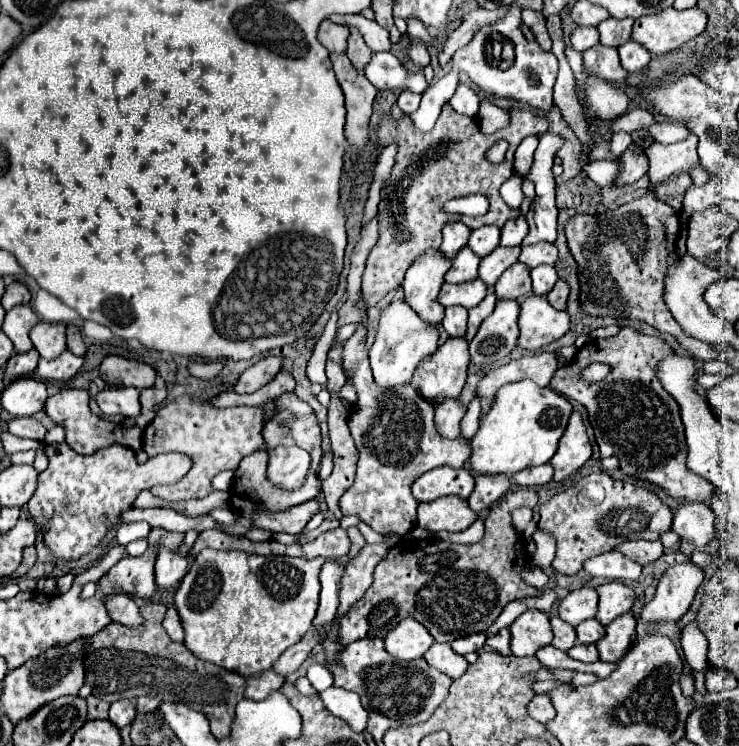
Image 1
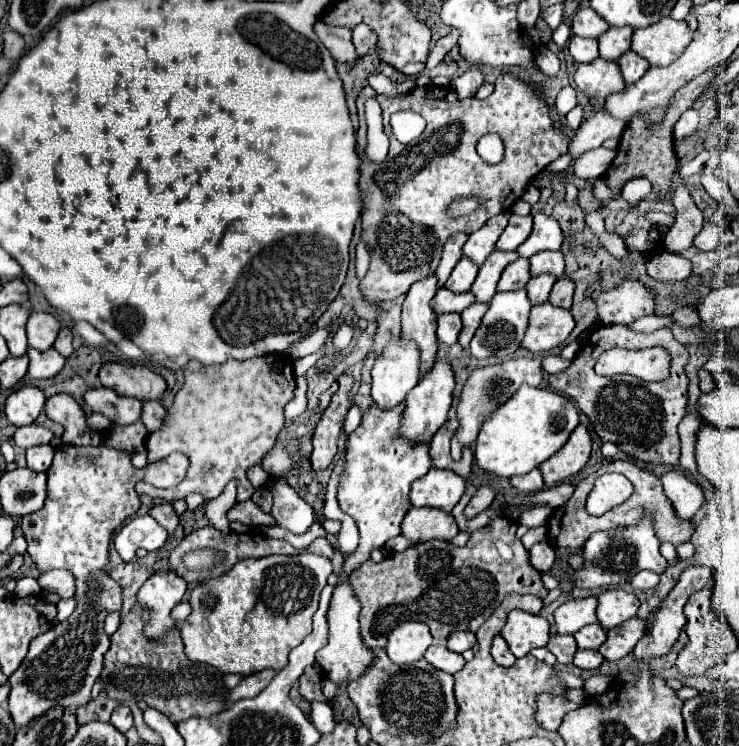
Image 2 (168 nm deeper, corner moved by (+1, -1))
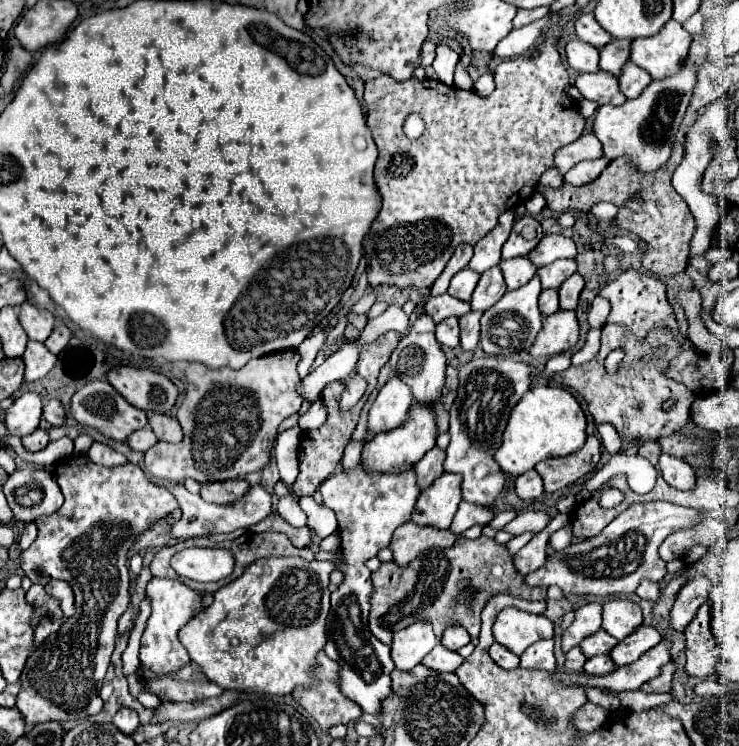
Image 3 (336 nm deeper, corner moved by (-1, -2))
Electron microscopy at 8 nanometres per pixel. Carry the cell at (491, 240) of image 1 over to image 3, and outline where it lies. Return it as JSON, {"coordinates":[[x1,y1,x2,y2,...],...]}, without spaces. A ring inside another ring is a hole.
{"coordinates":[[511,210,503,212,499,216,499,222,497,226,477,242,475,246,475,254,469,262,469,268,477,274,483,274,485,270,497,266,501,262,501,248,503,244,507,242,509,234,511,234,511,228,513,228,513,220,515,220,515,214]]}

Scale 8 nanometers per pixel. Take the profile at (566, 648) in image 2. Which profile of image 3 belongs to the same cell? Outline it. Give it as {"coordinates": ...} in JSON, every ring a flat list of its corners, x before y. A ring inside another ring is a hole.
{"coordinates":[[575,646,573,650,569,650,567,654,565,654,565,668,567,670,571,670,571,672,583,672,583,664,585,664,585,654,581,652,581,648,579,646]]}

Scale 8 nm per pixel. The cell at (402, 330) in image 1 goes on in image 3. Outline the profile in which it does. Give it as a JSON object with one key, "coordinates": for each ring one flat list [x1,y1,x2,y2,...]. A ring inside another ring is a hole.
{"coordinates":[[391,376,389,382,379,390,369,410,369,432,381,434,399,428,409,418,411,404,413,396,409,386,405,386,397,376]]}

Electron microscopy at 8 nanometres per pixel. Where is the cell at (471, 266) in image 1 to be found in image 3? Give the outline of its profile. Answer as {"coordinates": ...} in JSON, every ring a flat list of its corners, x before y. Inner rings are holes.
{"coordinates":[[465,268,465,270,457,272,457,274,451,278,451,286,449,286,447,294,455,296,455,298,459,298,459,300,469,302,469,300,471,300,471,294,473,294,473,290,475,290,475,286,477,286,477,282,479,282,479,274,475,274,473,270]]}

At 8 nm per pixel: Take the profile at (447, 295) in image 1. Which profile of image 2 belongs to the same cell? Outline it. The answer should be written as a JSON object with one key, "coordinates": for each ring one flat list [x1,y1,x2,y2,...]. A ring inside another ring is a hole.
{"coordinates":[[441,287,437,291,437,295,433,297,433,303,431,305,433,305,435,313,441,315,441,313,461,313,473,301,475,301,475,295,471,291,467,291,467,293,453,293,453,291]]}

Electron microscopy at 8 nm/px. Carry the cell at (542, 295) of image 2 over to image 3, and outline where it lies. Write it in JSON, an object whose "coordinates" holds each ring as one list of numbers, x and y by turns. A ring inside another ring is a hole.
{"coordinates":[[543,290,541,296,539,296,539,310,549,316,549,314,555,314,559,310,559,296,557,296,557,290]]}

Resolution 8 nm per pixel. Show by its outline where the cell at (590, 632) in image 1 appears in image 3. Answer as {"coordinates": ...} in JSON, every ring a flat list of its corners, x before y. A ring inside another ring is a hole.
{"coordinates":[[599,630,599,632,595,632,593,636,589,636,589,638,585,638,585,640,581,642,581,650,583,650,583,654,585,654,587,658,591,658,591,656,599,656,599,654,609,654,611,648,613,648,617,642,619,642,617,638,613,638,613,636,607,634,605,630]]}

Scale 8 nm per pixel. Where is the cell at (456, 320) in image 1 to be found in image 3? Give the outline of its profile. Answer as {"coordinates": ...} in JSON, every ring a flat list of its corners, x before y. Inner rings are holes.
{"coordinates":[[445,318,441,324,437,324,435,338,441,346,449,346,449,348,459,346,459,322,457,322,457,318]]}

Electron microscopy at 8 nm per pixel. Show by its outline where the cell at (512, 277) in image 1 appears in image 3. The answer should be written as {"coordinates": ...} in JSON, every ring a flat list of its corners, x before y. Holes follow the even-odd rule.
{"coordinates":[[525,256,525,258,511,258,511,260,501,260,499,268,503,272,503,278,507,282,507,290,515,290,521,288,523,284,527,284,537,268,533,266,533,262]]}

